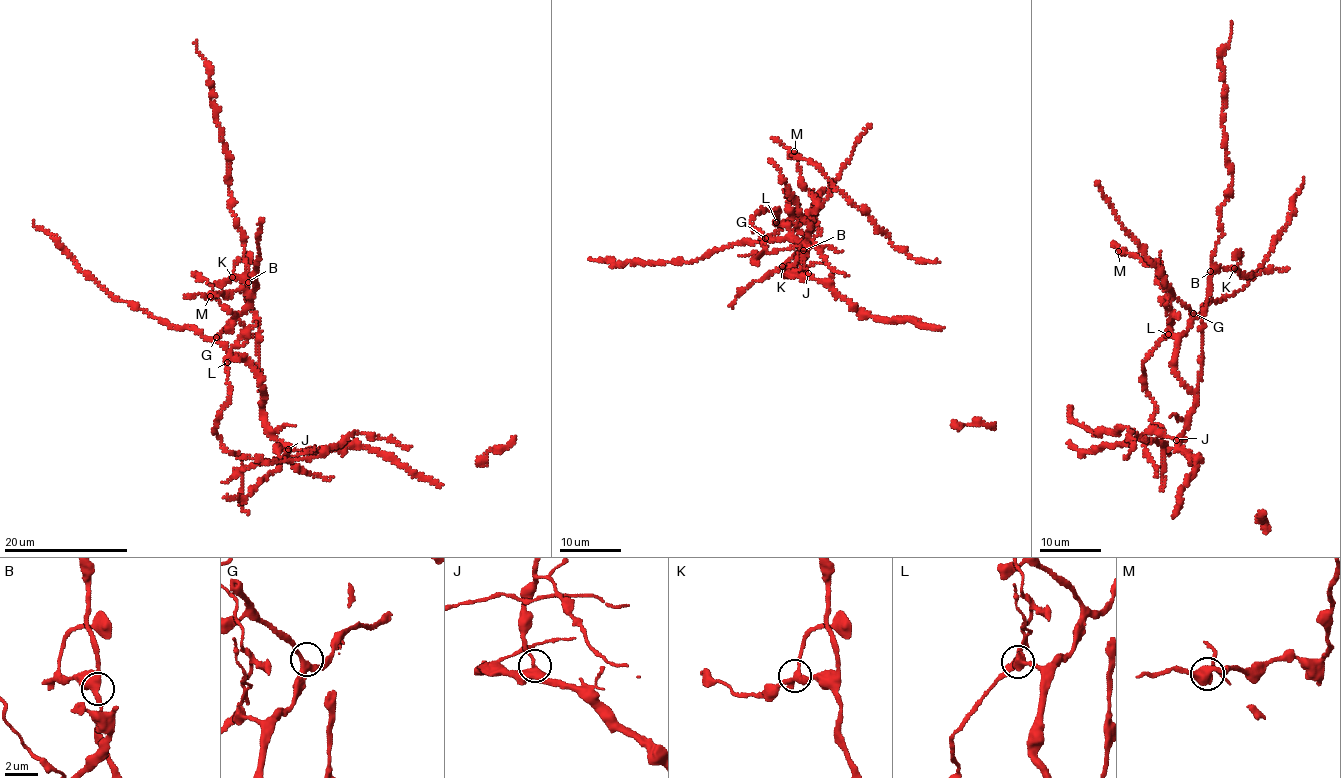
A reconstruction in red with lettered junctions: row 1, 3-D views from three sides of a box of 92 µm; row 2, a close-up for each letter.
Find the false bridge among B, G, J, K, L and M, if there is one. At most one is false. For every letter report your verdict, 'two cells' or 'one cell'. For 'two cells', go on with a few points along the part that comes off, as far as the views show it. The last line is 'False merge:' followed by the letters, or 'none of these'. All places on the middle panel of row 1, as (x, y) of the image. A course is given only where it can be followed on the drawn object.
B: one cell
G: one cell
J: one cell
K: one cell
L: two cells; foreign part runs (776, 223), (778, 208), (759, 210), (750, 223), (753, 230), (760, 231), (766, 252), (793, 247), (843, 250)
M: one cell
False merge: L

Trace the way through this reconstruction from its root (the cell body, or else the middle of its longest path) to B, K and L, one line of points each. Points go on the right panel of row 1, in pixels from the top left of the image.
B: (1199, 377), (1203, 308), (1210, 271)
K: (1199, 377), (1203, 308), (1208, 296), (1208, 277), (1221, 267), (1234, 268)
L: (1199, 377), (1196, 389), (1179, 379), (1175, 368), (1178, 343), (1173, 335), (1168, 334)

